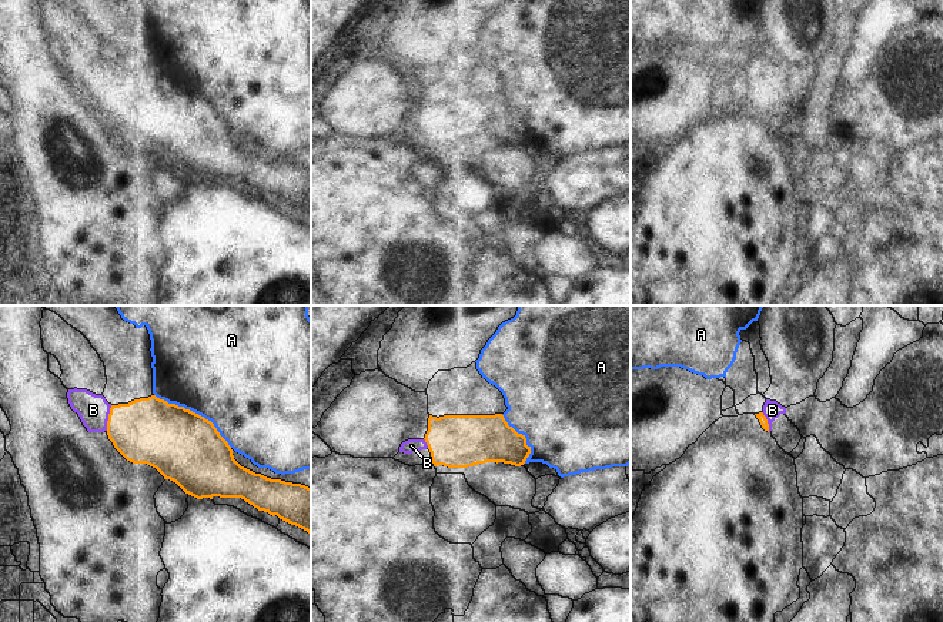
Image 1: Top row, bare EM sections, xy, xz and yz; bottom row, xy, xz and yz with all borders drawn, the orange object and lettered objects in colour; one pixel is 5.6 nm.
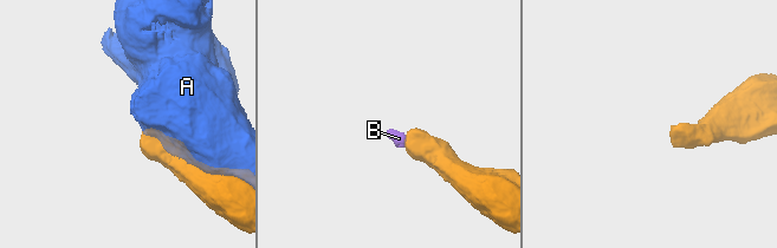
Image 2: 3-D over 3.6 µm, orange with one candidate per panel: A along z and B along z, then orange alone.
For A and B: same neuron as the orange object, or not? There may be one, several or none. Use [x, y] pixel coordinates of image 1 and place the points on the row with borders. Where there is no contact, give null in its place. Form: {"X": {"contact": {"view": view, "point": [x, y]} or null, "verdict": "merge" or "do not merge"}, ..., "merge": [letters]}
{"A": {"contact": {"view": "xy", "point": [194, 413]}, "verdict": "do not merge"}, "B": {"contact": {"view": "xy", "point": [109, 418]}, "verdict": "merge"}, "merge": ["B"]}

